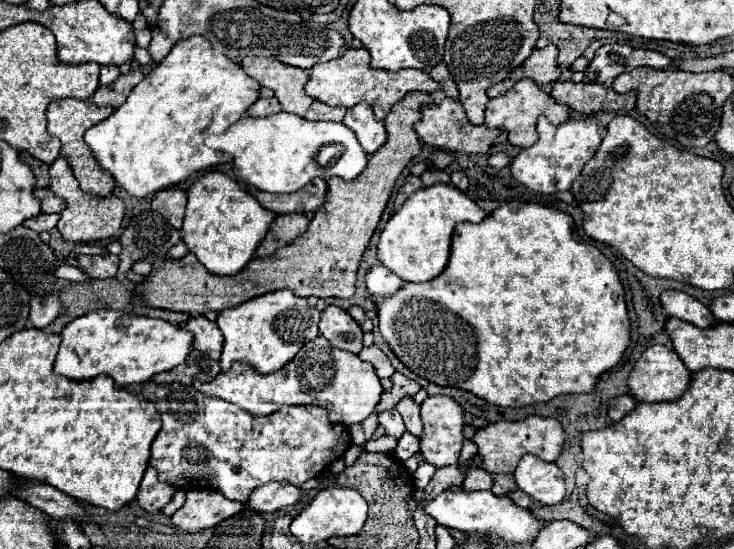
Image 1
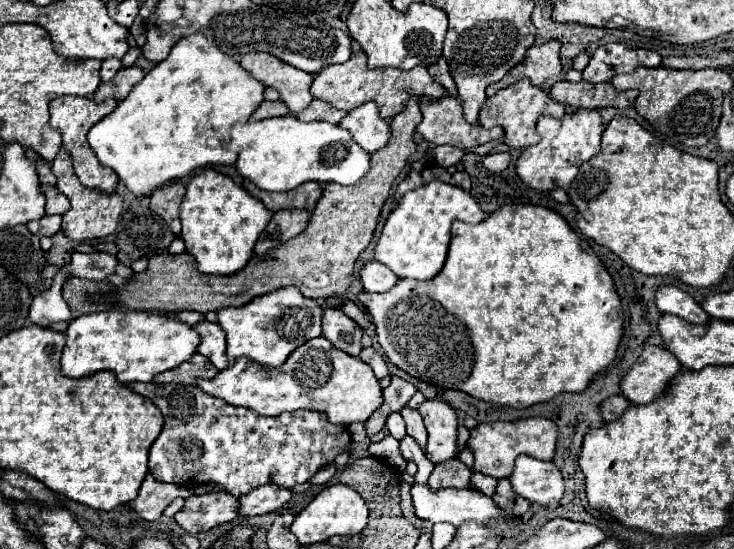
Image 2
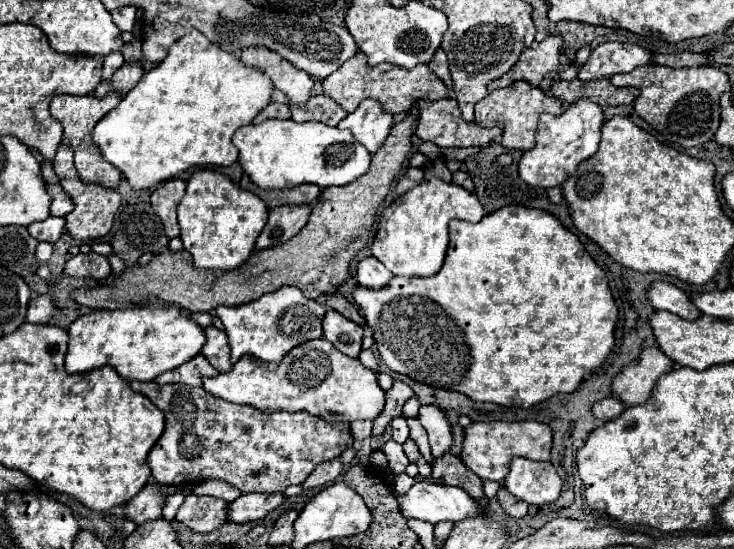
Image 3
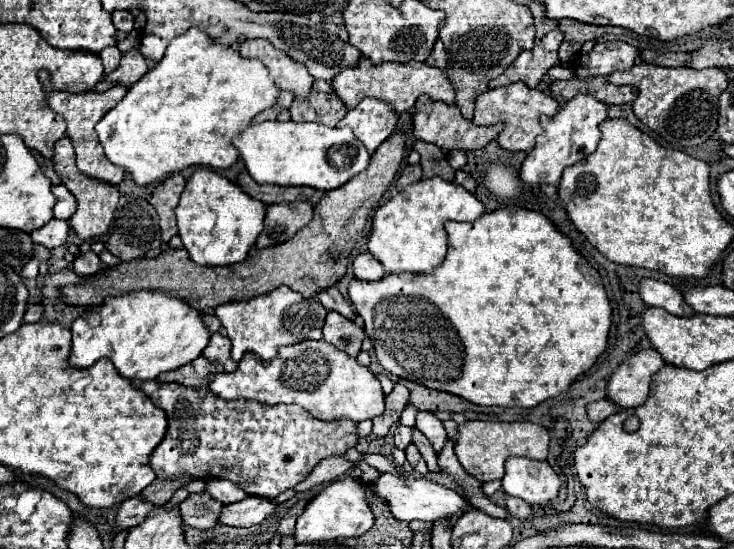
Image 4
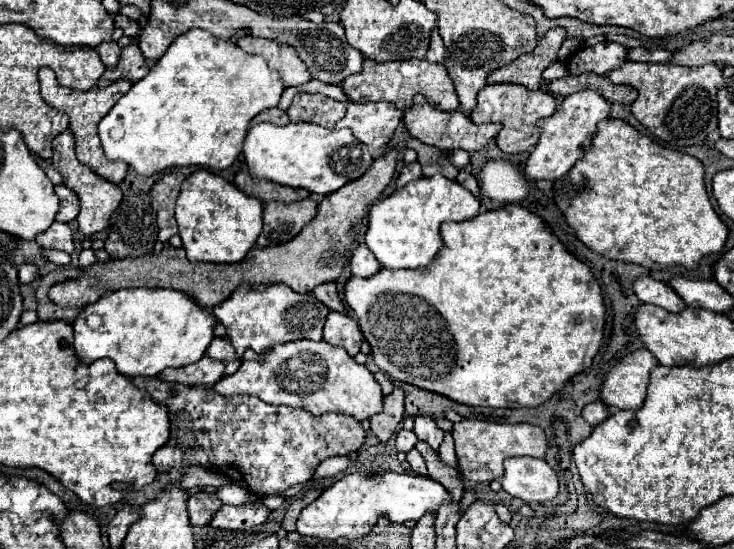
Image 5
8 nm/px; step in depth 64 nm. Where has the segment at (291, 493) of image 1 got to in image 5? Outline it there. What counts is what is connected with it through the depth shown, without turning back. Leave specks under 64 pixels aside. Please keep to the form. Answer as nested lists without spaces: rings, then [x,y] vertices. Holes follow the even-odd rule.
[[[262,500],[244,506],[222,506],[220,512],[216,512],[216,516],[212,518],[212,526],[222,530],[248,530],[266,522],[268,514],[270,510]]]

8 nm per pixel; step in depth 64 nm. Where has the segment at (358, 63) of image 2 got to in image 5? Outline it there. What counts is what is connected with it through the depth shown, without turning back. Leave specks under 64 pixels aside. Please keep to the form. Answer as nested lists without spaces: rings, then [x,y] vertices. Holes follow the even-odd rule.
[[[364,60],[362,72],[348,76],[340,86],[348,102],[386,100],[392,102],[398,110],[408,110],[412,106],[412,98],[416,94],[422,94],[430,100],[430,104],[438,104],[442,110],[456,110],[460,106],[454,84],[444,64],[430,64],[426,60],[404,60],[404,62],[382,62],[382,64]]]

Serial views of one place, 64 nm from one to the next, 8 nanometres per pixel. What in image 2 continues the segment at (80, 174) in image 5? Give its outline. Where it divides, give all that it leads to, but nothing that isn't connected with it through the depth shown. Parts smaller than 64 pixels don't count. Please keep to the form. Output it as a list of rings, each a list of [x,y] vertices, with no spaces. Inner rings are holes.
[[[60,150],[58,156],[54,158],[52,174],[56,176],[56,190],[62,192],[70,200],[70,210],[62,214],[62,232],[68,238],[76,242],[84,242],[84,240],[96,240],[96,238],[106,238],[114,234],[120,220],[120,212],[122,212],[122,198],[116,192],[106,194],[100,190],[84,188],[72,170],[70,156],[64,150]]]

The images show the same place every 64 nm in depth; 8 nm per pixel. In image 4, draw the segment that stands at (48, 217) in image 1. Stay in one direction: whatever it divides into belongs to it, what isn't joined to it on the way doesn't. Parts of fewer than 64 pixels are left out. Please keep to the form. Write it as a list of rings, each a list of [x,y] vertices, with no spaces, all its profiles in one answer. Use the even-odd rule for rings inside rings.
[[[52,218],[42,228],[34,230],[30,236],[32,236],[32,240],[36,244],[44,244],[46,248],[62,246],[66,242],[66,236],[68,236],[68,222],[58,220],[58,218]]]

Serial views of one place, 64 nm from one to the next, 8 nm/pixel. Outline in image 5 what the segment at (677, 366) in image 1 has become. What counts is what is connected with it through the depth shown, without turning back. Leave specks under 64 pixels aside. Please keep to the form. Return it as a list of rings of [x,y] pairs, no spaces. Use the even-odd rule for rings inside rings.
[[[640,348],[624,356],[606,376],[600,400],[620,410],[638,410],[644,404],[650,372],[658,366],[658,360],[650,350]]]

